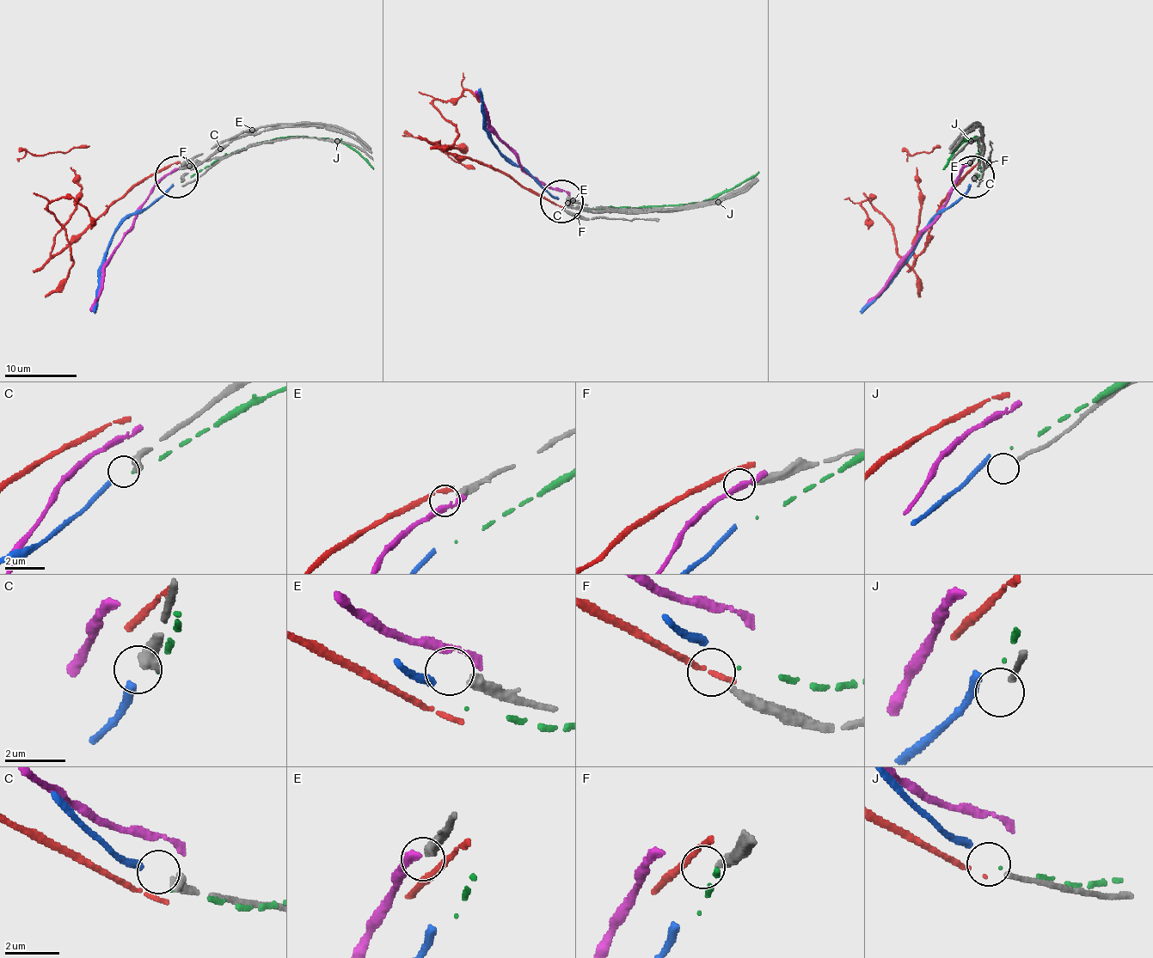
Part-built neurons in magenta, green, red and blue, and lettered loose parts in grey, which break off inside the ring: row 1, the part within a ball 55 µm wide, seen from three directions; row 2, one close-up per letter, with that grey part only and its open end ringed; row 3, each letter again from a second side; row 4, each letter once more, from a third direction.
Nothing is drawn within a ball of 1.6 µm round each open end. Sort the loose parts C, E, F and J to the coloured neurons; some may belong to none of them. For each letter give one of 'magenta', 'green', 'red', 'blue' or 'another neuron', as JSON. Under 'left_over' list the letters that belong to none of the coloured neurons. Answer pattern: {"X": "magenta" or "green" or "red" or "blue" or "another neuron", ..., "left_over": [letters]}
{"C": "blue", "E": "another neuron", "F": "another neuron", "J": "another neuron", "left_over": ["E", "F", "J"]}

